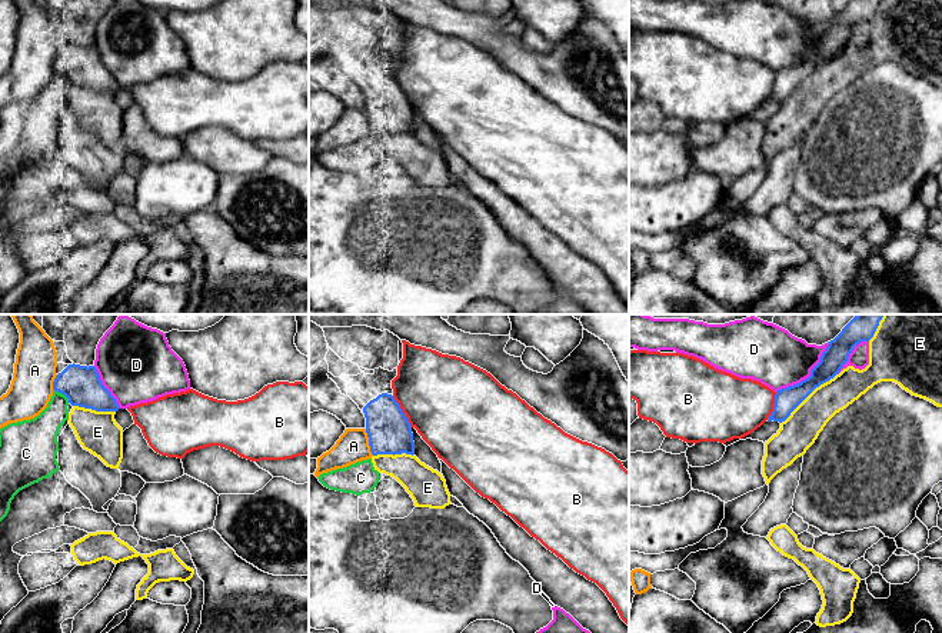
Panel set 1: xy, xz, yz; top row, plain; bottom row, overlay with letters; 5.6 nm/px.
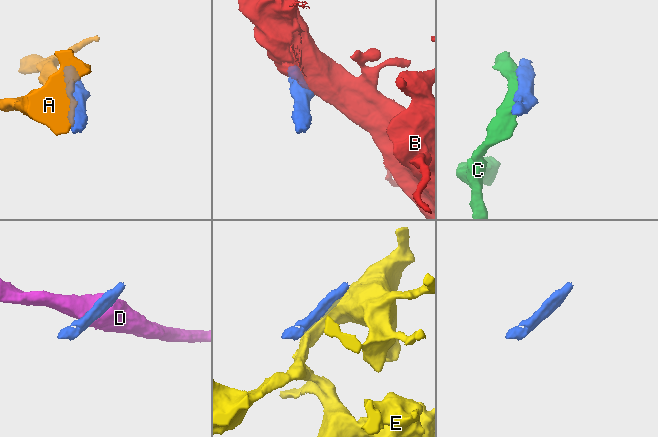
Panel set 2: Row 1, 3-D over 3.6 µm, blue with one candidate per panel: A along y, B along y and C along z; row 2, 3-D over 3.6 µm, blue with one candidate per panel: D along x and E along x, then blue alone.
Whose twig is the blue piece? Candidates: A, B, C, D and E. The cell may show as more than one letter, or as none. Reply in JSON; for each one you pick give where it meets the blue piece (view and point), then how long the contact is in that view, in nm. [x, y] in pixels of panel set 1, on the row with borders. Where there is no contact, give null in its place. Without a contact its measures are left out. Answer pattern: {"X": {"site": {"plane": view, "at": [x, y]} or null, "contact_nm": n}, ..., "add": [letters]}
{"E": {"site": {"plane": "yz", "at": [808, 395]}, "contact_nm": 420}, "add": ["E"]}

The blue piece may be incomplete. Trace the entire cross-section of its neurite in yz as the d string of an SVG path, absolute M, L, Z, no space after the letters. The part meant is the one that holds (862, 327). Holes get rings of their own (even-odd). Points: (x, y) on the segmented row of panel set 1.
M856 314L829 342L808 379L778 390L768 422L779 422L780 429L765 442L762 474L766 484L806 453L836 413L881 382L893 382L912 396L942 407L942 314ZM861 342L869 343L869 364L862 370L853 366L845 369L849 354Z

